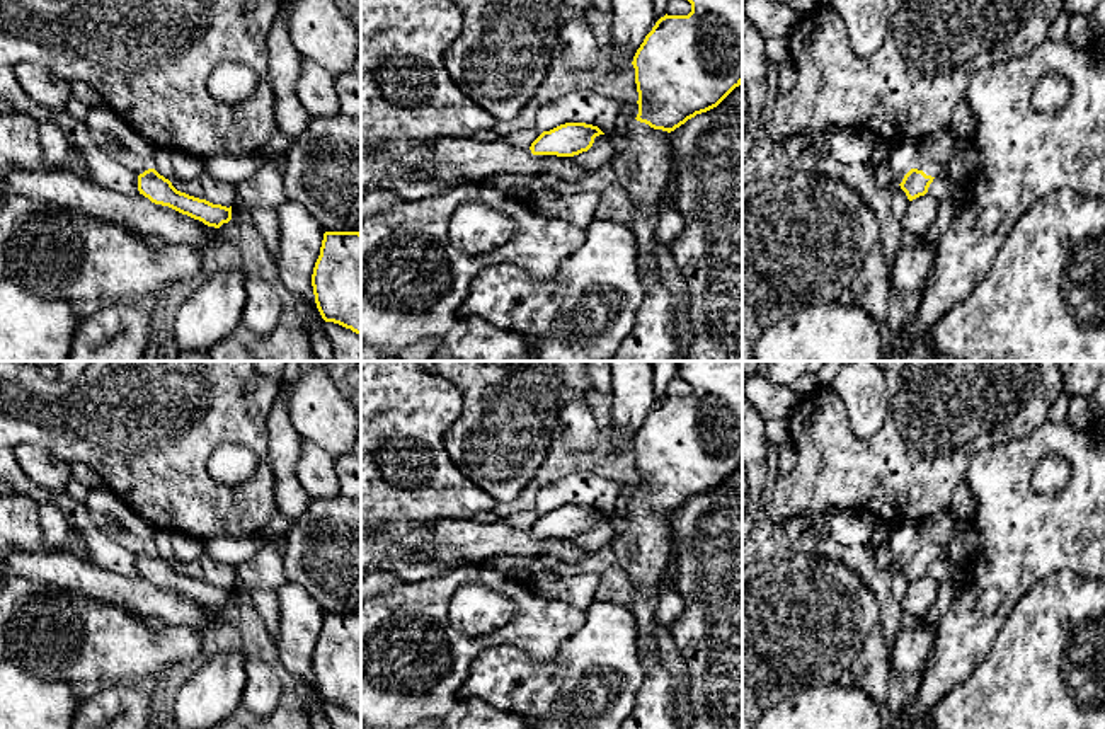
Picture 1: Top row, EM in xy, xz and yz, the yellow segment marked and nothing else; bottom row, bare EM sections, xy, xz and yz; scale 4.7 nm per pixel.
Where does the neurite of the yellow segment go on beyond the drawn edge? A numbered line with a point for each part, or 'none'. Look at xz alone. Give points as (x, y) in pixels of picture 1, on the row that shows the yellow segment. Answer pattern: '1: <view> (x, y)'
none

